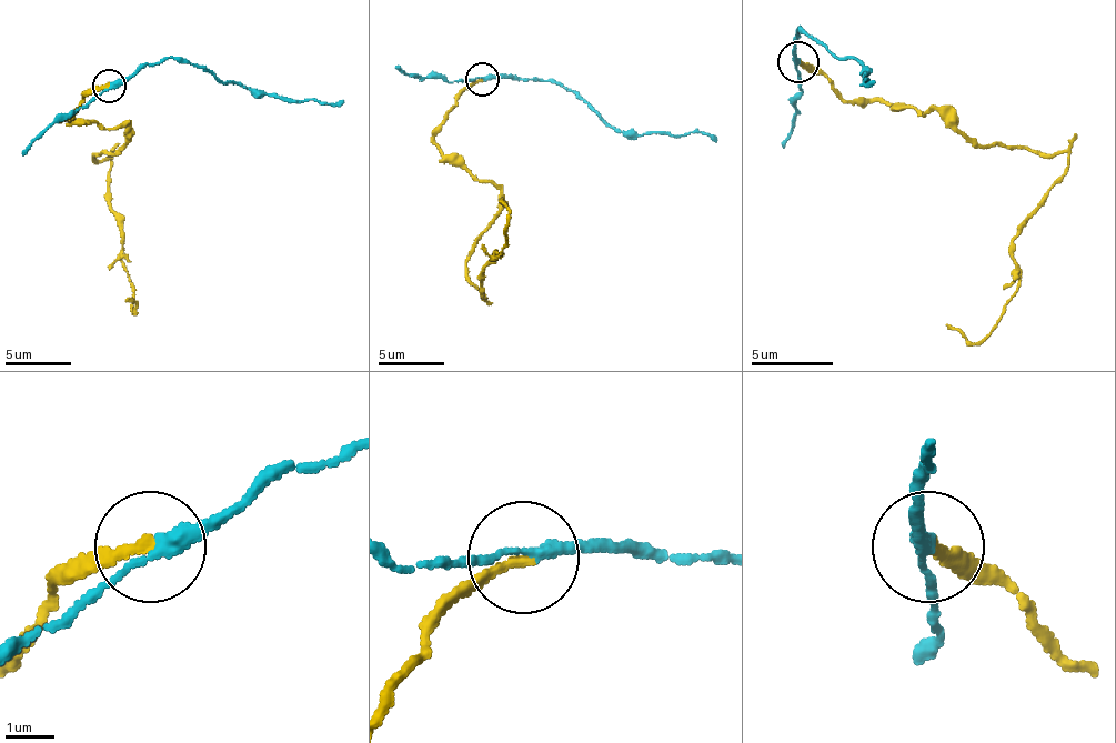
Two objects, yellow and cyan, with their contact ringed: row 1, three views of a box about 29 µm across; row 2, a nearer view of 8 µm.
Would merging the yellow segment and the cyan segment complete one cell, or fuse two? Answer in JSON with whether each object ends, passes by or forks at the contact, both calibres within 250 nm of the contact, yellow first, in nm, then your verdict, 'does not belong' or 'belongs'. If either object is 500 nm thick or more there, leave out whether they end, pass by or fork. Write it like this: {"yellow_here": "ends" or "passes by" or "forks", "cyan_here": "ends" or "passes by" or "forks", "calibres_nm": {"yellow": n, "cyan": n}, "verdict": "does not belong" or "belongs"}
{"yellow_here": "ends", "cyan_here": "passes by", "calibres_nm": {"yellow": 240, "cyan": 240}, "verdict": "does not belong"}

